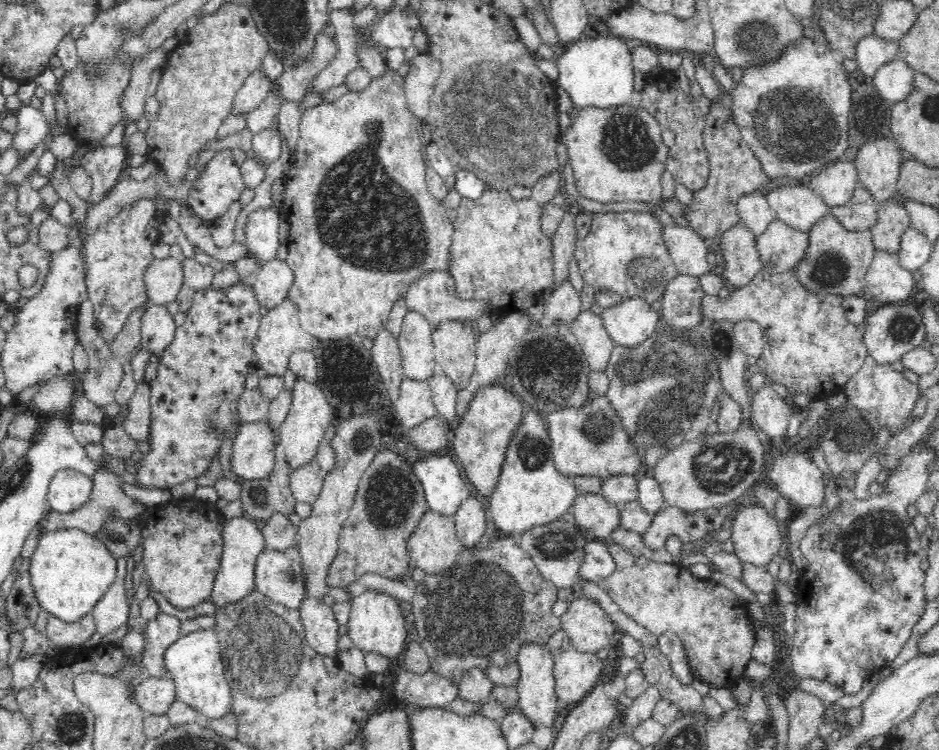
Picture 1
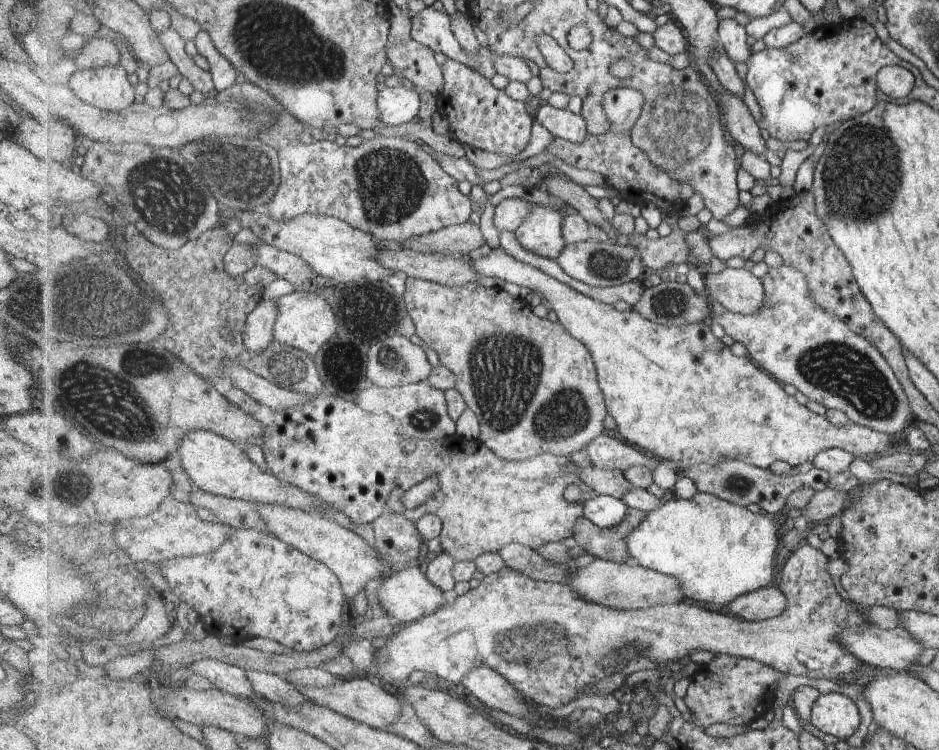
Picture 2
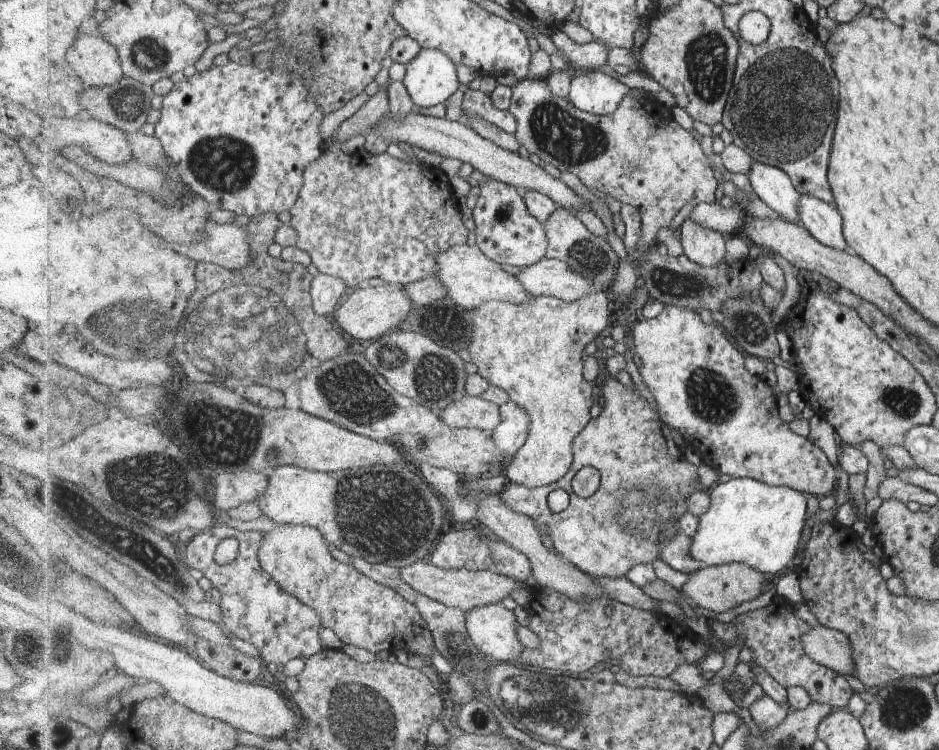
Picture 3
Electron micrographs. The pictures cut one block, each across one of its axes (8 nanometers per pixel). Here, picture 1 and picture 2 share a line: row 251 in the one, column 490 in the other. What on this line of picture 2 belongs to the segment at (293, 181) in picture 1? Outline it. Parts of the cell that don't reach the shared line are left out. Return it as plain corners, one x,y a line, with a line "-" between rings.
411,276
406,278
403,296
406,302
406,314
410,316
414,323
414,338
423,341
425,347
430,347
436,351
440,364
447,366
457,376
456,390
462,395
466,406
471,408
471,410
475,410
475,414
479,414
479,425
482,427
482,433
478,439
491,447
491,450
494,450
495,454
499,455
499,458
510,461
522,461
531,460
531,458
545,453
568,457
570,454
585,450
603,432
607,432
605,429
605,418
607,418
609,411
606,404
606,395
598,381
598,367
597,361
594,358
594,351
588,349
587,345
575,338
559,320
553,316
539,318
531,310
531,306
523,299
513,298
509,292
500,287
483,287
477,284
477,282
460,287
450,287

